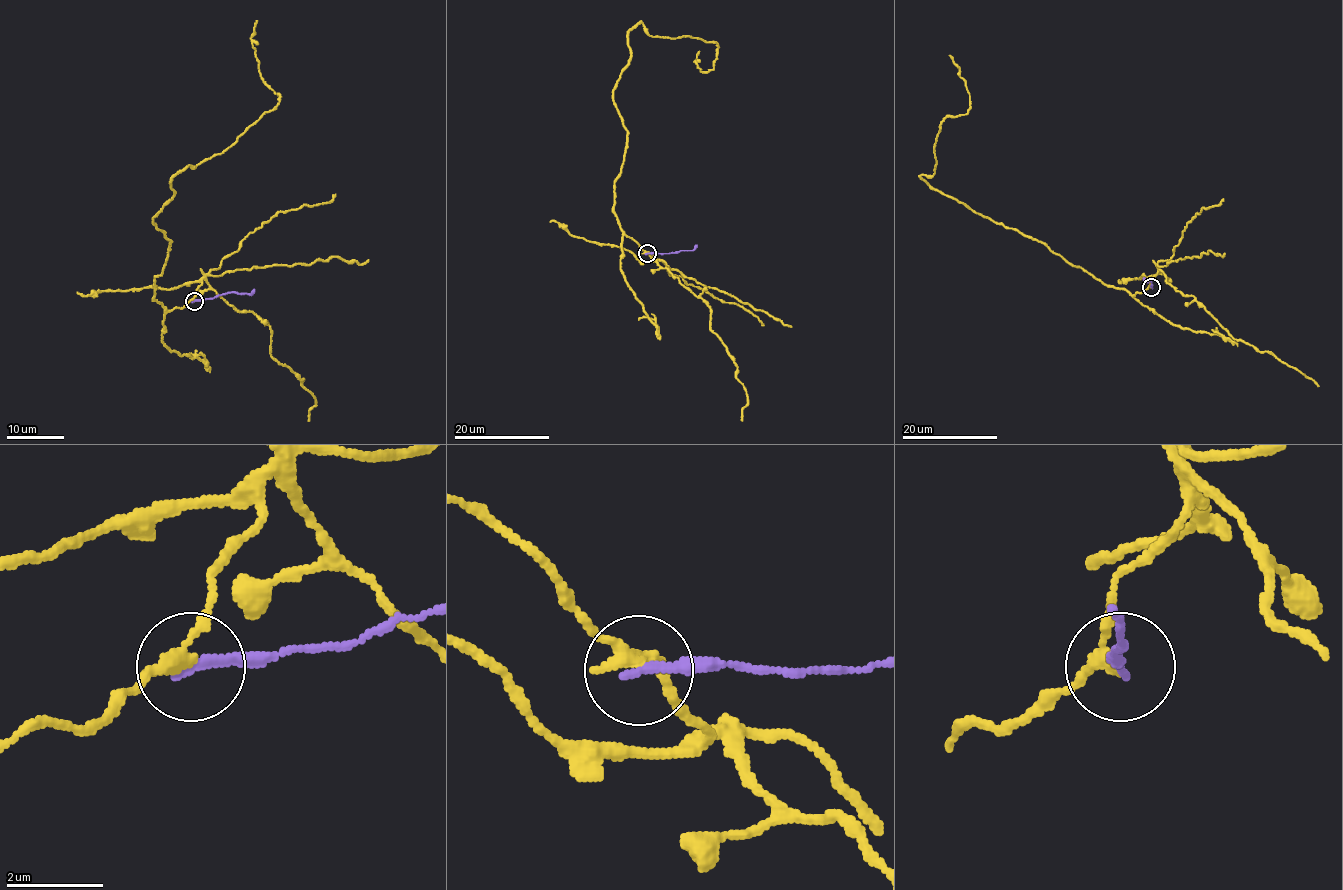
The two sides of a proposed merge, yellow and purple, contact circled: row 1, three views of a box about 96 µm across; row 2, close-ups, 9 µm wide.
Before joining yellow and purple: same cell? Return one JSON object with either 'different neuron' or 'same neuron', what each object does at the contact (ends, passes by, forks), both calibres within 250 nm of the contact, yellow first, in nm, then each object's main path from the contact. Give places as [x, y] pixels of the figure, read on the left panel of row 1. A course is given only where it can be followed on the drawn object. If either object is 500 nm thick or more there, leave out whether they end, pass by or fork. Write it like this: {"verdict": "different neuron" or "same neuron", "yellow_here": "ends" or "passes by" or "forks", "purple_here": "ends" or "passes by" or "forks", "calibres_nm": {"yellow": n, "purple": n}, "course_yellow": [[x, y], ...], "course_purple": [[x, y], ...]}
{"verdict": "different neuron", "yellow_here": "passes by", "purple_here": "ends", "calibres_nm": {"yellow": 240, "purple": 190}, "course_yellow": [[193, 301], [154, 300], [170, 242], [153, 219], [170, 180], [277, 105], [257, 21]], "course_purple": [[193, 301], [228, 292], [248, 294], [254, 289]]}

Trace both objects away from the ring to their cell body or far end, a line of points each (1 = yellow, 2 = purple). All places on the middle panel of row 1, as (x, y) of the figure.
1: (646, 252), (614, 209), (627, 33), (640, 22), (716, 42), (713, 69), (699, 51)
2: (646, 254), (692, 250), (696, 245)

